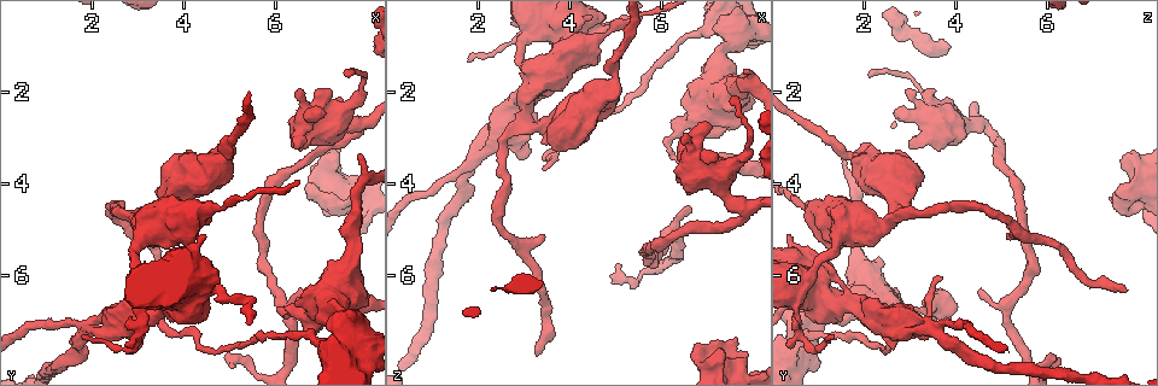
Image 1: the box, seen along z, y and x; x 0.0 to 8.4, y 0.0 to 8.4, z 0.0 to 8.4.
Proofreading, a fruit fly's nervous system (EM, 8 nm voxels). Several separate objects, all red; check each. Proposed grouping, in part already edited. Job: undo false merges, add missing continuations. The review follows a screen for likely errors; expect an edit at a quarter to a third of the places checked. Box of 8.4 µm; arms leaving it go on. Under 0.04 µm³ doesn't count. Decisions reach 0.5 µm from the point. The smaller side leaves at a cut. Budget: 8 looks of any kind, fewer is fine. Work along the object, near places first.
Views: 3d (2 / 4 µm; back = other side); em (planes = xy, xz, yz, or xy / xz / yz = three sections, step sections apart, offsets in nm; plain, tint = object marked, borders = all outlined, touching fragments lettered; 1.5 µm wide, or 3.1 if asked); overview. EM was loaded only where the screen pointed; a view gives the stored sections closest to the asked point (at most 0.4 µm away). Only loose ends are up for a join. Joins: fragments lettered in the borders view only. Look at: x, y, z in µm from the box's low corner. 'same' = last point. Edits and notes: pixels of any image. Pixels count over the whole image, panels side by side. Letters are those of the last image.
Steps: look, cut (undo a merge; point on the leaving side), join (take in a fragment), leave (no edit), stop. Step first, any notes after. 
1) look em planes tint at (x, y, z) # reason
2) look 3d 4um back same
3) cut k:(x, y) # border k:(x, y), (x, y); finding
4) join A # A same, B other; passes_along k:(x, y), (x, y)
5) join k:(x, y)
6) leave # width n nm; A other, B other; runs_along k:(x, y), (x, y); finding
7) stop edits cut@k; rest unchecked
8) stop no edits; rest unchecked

look 3d 4um back at (2.95, 5.85, 0.90) # thick turns thin

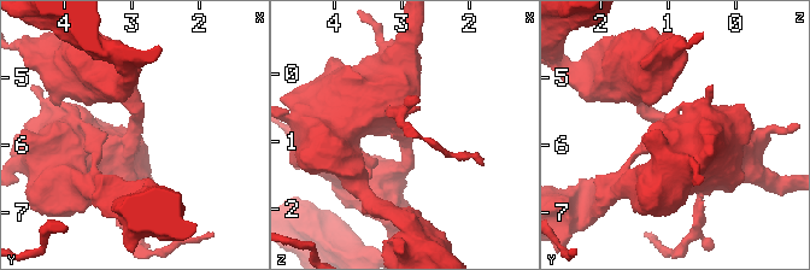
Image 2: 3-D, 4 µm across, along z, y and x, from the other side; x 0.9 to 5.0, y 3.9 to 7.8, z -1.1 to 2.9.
look em planes borders at (3.00, 5.90, 0.90) # arm_widths 220, 950 nm; now the EM

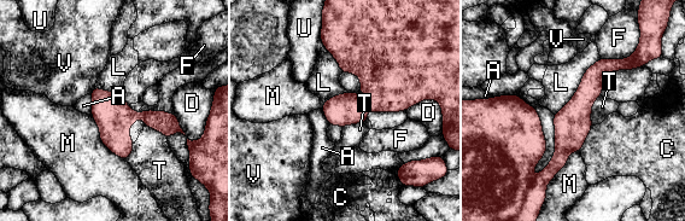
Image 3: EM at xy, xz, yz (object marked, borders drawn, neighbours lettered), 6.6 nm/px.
leave # width 220 nm; A other, C other, D other, F other, L other, M other, T other, U other, V other; runs_along 3:(631, 65), (592, 80), (542, 175); continuous, no second neuron

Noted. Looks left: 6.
look 3d 2um at (1.75, 7.35, 1.35) # thin end

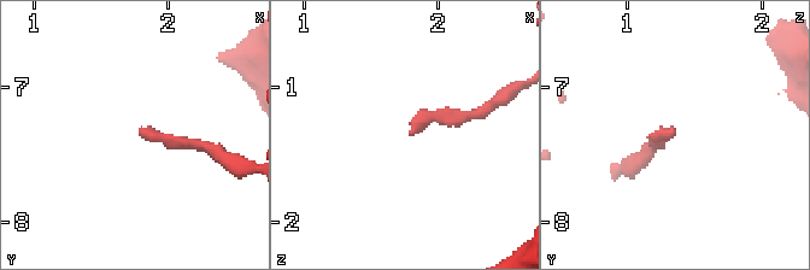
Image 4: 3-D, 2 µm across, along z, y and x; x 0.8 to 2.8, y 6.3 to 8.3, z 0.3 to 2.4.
look em planes borders at (1.82, 7.32, 1.32)

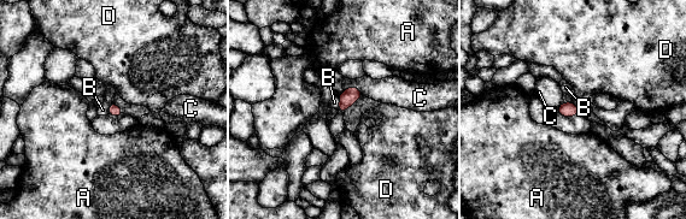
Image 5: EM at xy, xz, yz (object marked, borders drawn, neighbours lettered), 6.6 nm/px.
leave # width 80 nm; A other, B other, C other, D other; border 5:(339, 95), (339, 105), (335, 108); no lettered fragment goes on from it

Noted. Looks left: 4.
look 3d 2um at (6.20, 6.85, 3.15) # abrupt turn

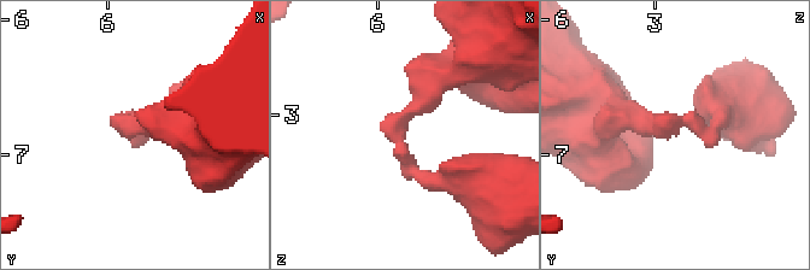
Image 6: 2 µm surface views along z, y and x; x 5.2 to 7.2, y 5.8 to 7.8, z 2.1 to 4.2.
look em xz step 4 tint at (6.18, 6.80, 3.14)

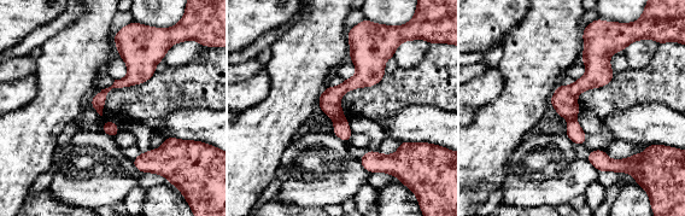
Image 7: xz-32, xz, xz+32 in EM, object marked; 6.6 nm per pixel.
look em planes borders same

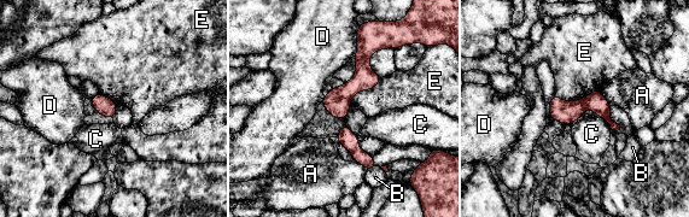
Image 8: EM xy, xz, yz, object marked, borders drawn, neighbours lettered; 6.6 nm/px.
cut 8:(595, 101) # longest_contact E 300 nm; A other, B other, C other, D other, E other; part_leaving 8:(345, 129), (352, 147), (371, 165); two neurons meet here

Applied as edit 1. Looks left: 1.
stop edits cut@8; rest unchecked

